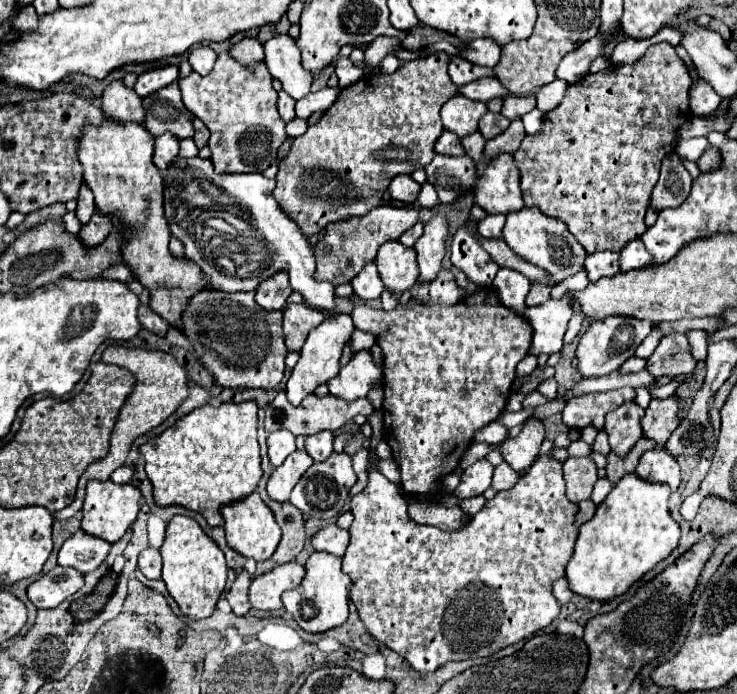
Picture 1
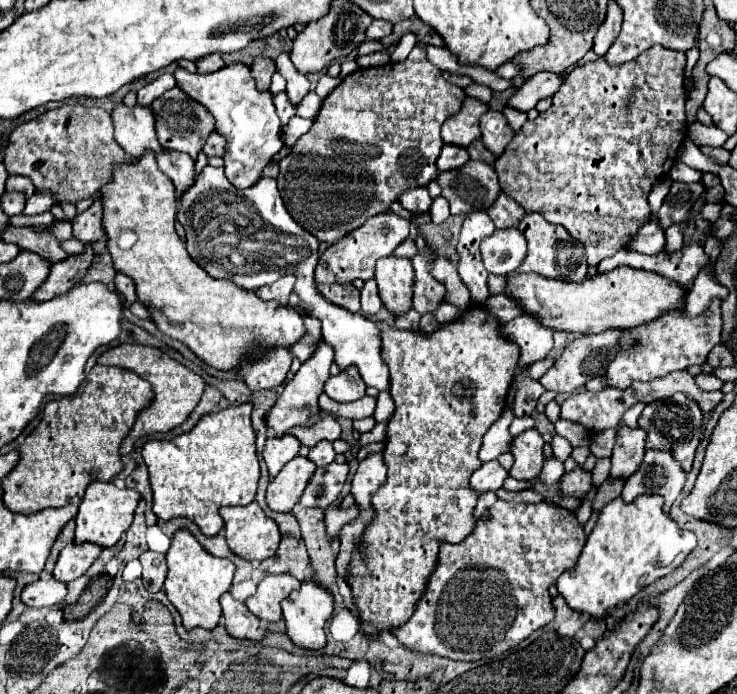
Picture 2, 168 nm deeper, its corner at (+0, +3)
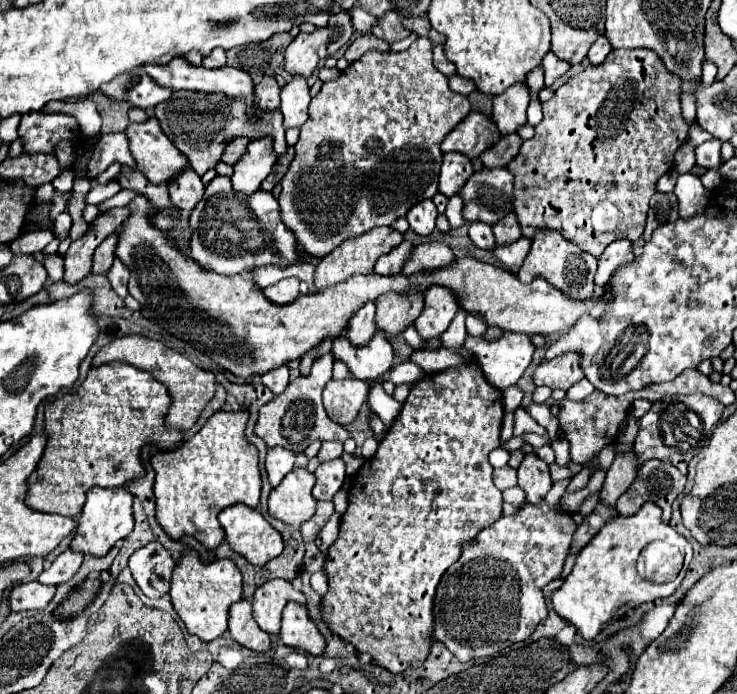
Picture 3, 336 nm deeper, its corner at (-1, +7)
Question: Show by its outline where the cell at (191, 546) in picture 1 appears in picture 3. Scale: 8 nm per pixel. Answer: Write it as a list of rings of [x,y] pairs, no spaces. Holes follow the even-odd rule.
[[[185,549],[173,567],[169,595],[187,631],[203,641],[213,641],[225,633],[229,607],[241,599],[241,571],[229,559],[203,563],[195,549]]]

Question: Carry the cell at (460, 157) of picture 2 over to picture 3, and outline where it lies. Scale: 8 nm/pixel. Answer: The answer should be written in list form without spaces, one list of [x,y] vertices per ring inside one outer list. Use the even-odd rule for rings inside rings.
[[[443,153],[441,173],[439,173],[439,191],[447,197],[457,195],[461,185],[473,173],[473,163],[461,153]]]

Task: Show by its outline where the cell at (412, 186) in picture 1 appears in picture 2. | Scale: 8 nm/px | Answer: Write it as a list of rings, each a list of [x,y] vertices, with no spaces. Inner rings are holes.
[[[416,187],[416,189],[410,189],[408,193],[402,193],[400,203],[416,217],[422,213],[428,213],[428,205],[432,205],[432,197],[428,195],[428,189]]]

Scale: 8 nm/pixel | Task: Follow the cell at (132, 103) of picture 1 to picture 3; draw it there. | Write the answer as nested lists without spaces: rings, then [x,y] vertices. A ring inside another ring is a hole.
[[[151,115],[143,123],[129,123],[125,135],[137,171],[141,171],[151,183],[165,183],[173,173],[177,173],[177,169],[185,169],[185,157],[181,157],[177,147],[171,145],[169,137],[165,137],[157,117]]]

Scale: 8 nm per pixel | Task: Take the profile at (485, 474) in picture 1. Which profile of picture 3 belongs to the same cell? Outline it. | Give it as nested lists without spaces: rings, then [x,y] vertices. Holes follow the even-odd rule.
[[[505,465],[501,469],[493,469],[493,483],[499,491],[505,491],[507,487],[517,485],[517,477],[515,477],[515,469]]]

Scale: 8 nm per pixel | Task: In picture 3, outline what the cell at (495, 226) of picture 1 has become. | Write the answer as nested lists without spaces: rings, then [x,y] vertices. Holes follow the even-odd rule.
[[[521,237],[513,243],[505,243],[505,245],[497,245],[493,249],[493,255],[511,271],[511,273],[517,273],[519,267],[521,267],[521,261],[527,257],[531,249],[531,241]]]

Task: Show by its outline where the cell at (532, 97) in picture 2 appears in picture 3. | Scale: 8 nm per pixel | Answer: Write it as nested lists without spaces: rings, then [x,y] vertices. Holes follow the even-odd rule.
[[[515,83],[505,93],[493,97],[491,117],[497,123],[499,133],[515,133],[515,129],[527,123],[525,111],[531,101],[529,85]]]

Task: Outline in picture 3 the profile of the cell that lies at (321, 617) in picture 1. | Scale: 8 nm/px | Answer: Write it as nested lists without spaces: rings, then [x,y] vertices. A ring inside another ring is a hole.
[[[289,601],[283,609],[281,619],[281,641],[287,647],[301,649],[313,655],[321,655],[325,651],[325,637],[321,635],[317,623],[309,617],[307,605],[297,601]]]

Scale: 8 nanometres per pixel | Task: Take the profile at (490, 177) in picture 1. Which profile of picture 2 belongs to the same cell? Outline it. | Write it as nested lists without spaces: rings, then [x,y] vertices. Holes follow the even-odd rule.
[[[500,193],[498,201],[494,203],[494,207],[490,207],[486,211],[490,215],[490,219],[494,221],[496,229],[508,229],[508,227],[518,227],[522,217],[524,217],[524,209],[520,209],[520,205],[516,205],[512,199],[508,199],[504,193]]]

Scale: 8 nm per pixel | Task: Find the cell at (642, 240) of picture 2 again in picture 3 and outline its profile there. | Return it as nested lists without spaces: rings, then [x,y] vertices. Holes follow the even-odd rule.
[[[617,239],[611,245],[607,245],[605,253],[599,257],[599,267],[597,267],[597,275],[595,275],[595,285],[603,287],[609,277],[625,265],[631,265],[635,261],[635,243],[629,239]]]

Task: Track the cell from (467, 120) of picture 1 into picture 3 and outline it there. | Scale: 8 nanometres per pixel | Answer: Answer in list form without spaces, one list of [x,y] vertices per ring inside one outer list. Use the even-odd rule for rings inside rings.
[[[475,109],[465,117],[465,121],[457,125],[457,129],[453,129],[445,137],[445,141],[441,143],[441,151],[459,151],[473,159],[485,151],[485,145],[493,141],[495,133],[497,129],[493,125],[493,119]]]

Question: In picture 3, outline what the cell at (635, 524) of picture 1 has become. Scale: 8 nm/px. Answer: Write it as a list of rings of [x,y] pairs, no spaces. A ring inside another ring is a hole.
[[[643,503],[643,507],[635,515],[611,517],[601,527],[601,531],[579,551],[573,571],[565,577],[565,583],[553,593],[551,601],[555,611],[565,621],[575,625],[577,631],[587,641],[597,637],[603,625],[617,619],[623,613],[623,609],[637,607],[639,603],[655,601],[657,597],[669,597],[679,587],[683,579],[681,575],[685,575],[685,569],[689,567],[693,559],[693,549],[683,535],[679,535],[675,529],[671,529],[671,525],[661,521],[661,509],[657,507],[659,505],[655,503]],[[655,539],[665,539],[685,551],[685,567],[681,575],[669,585],[653,585],[651,581],[645,581],[637,573],[637,553],[641,553],[641,549]]]

